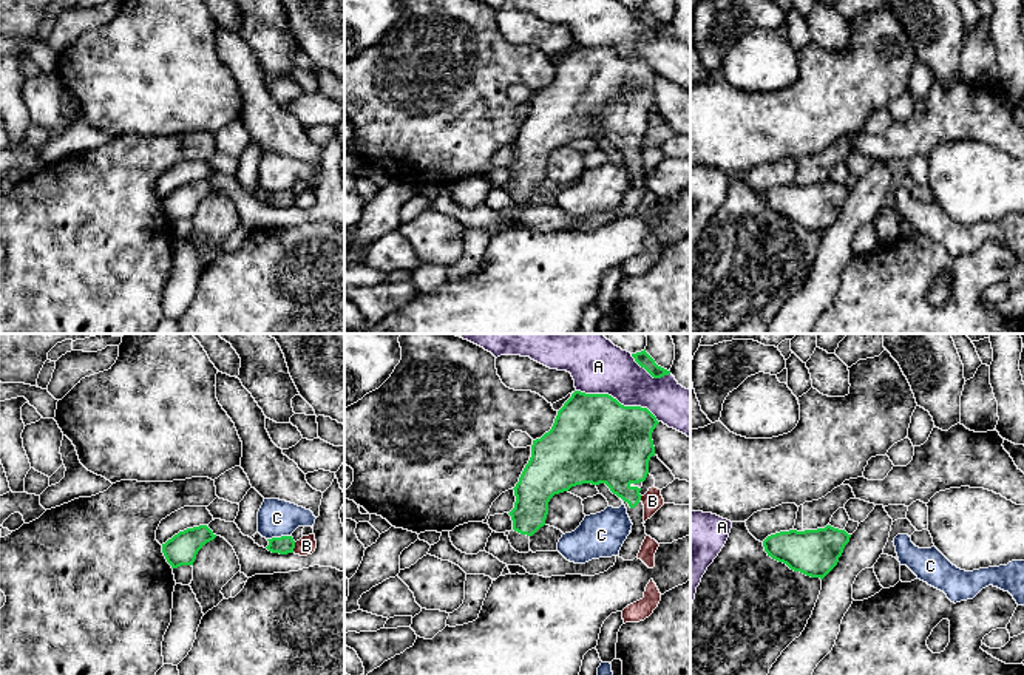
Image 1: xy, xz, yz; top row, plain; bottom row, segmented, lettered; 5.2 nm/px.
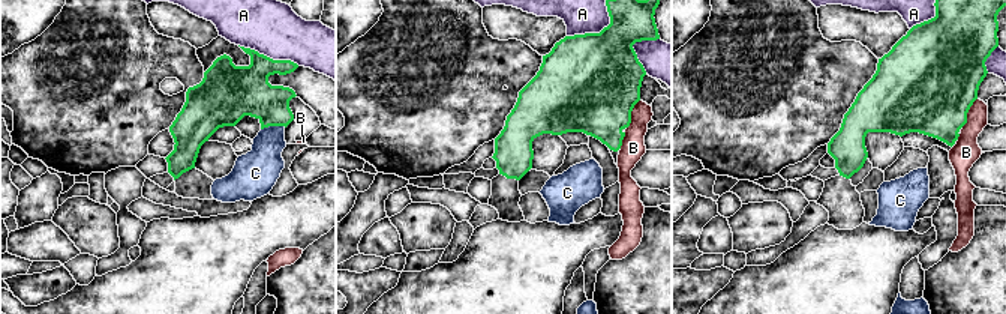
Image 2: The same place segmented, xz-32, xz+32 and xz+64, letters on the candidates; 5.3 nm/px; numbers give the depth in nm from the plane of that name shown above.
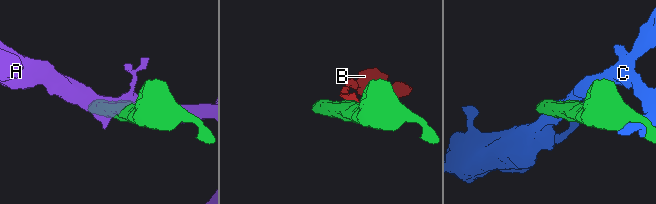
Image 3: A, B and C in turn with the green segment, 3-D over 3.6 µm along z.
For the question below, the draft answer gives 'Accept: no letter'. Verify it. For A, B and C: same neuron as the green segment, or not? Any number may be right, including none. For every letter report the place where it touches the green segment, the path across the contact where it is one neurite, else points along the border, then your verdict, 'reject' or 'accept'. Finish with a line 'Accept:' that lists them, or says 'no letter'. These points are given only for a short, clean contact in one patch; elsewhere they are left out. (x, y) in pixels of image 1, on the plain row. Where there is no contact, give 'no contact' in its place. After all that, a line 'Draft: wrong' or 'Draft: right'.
A: meets green in xz at (617, 54); reject
B: meets green in xy at (294, 201); border along xy (295, 196), (292, 206); reject
C: meets green in xy at (278, 192); reject
Accept: no letter
Draft: right

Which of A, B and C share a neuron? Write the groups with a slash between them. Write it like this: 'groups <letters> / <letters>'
groups A / B / C

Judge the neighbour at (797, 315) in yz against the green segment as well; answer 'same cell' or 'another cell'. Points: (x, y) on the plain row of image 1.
another cell

